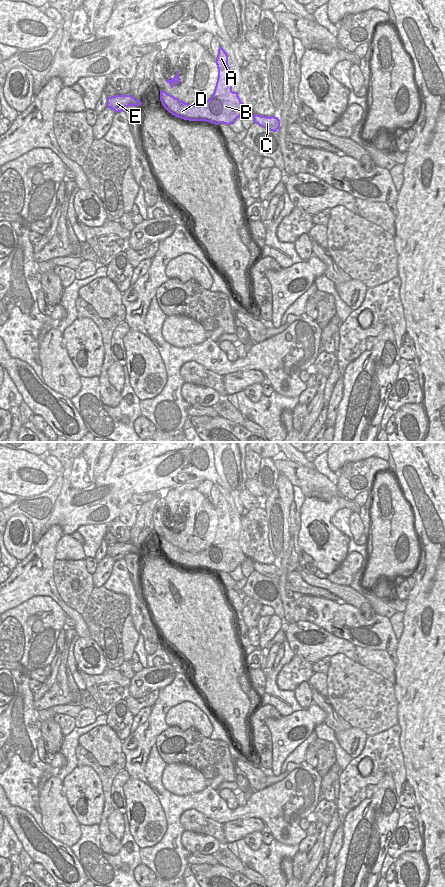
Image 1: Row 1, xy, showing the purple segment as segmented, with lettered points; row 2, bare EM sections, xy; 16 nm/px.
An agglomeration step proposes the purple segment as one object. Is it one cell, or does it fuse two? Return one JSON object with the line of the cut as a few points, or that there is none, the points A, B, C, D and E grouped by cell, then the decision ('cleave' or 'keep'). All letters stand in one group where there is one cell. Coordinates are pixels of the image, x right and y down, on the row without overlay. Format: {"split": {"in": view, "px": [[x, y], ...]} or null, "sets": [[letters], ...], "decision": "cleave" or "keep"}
{"split": {"in": "xy", "px": [[232, 539], [211, 545]]}, "sets": [["A"], ["B", "C", "D", "E"]], "decision": "cleave"}

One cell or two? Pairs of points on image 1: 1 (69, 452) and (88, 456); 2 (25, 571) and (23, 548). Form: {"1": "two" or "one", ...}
{"1": "two", "2": "two"}

